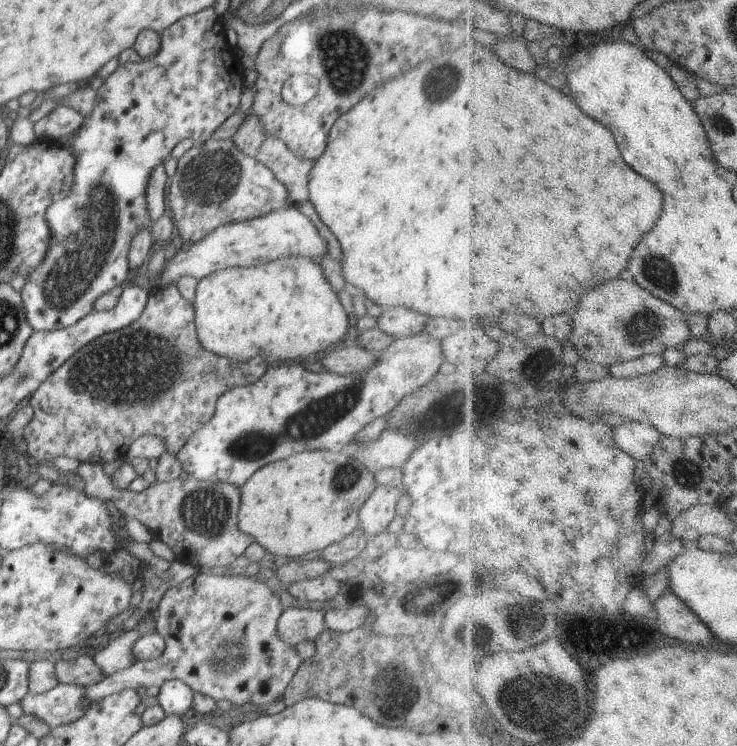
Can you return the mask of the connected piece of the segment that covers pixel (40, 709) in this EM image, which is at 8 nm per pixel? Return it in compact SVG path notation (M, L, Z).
M60 684L44 694L28 693L19 703L26 714L40 718L50 726L64 726L78 720L90 708L86 687L80 684Z

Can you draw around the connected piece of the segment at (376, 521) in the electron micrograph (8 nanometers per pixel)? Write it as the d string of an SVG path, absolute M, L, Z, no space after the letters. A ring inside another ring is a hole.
M377 485L360 509L359 526L367 537L373 537L383 530L395 516L396 504L404 492L396 486Z

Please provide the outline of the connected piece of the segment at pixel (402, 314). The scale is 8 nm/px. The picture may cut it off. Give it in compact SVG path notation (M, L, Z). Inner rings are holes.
M387 308L378 318L378 329L395 339L420 335L426 318L408 308Z

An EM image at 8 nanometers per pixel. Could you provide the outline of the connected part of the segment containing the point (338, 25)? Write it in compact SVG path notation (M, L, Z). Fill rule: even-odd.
M352 4L319 8L314 14L304 14L268 38L255 57L258 74L252 86L254 101L250 114L258 116L268 136L282 140L300 160L315 163L327 144L332 125L340 116L356 106L380 84L380 56L376 44L384 24L384 14L364 10ZM294 74L310 74L318 79L316 94L306 104L288 105L282 100L282 86Z

